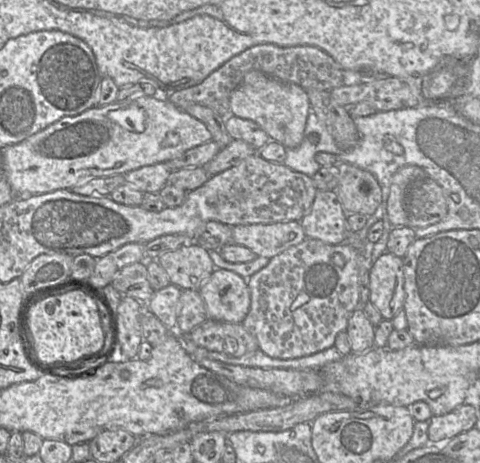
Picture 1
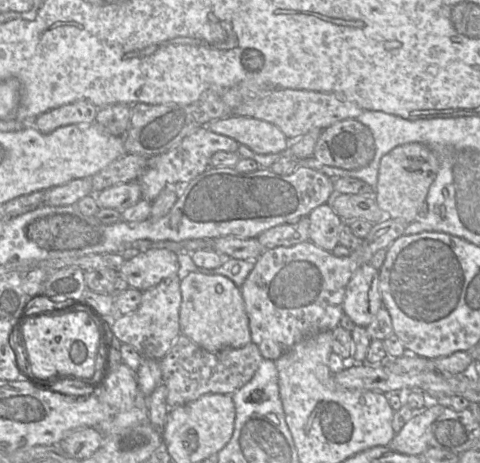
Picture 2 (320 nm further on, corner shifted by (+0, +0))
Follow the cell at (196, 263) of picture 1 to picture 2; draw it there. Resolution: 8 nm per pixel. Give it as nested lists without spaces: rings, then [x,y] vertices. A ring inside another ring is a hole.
[[[151,248],[125,260],[119,268],[119,277],[131,288],[145,291],[169,276],[178,275],[178,254],[166,248]]]

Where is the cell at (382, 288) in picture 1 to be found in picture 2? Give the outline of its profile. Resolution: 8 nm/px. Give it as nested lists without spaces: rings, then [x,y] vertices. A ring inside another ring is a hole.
[[[363,264],[346,286],[343,312],[357,326],[366,328],[383,307],[379,290],[379,270]]]

